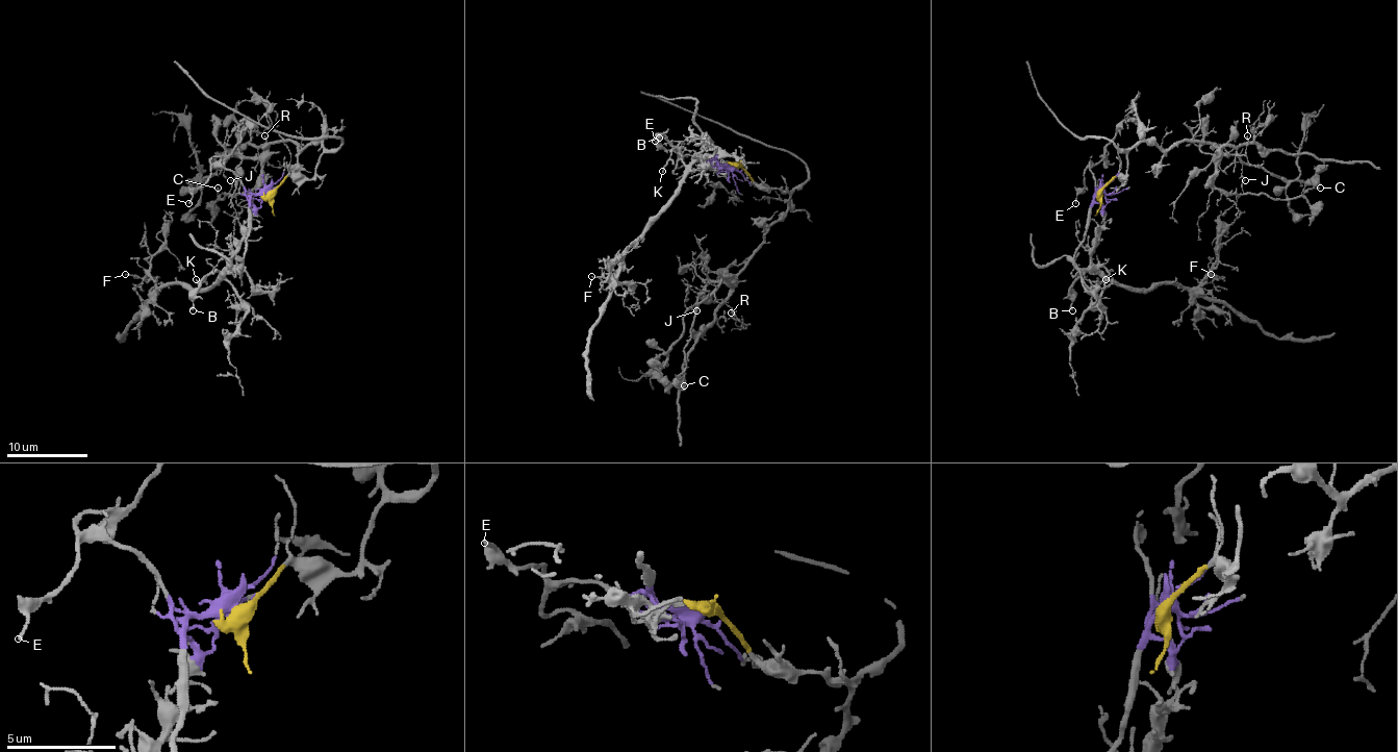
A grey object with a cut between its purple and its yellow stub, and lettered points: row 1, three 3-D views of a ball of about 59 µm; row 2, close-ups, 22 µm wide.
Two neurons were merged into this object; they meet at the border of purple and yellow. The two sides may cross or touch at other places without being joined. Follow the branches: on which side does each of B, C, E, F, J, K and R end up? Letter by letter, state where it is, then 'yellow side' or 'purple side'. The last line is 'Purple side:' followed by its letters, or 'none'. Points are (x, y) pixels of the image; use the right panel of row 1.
B: at (1072, 310); purple side
C: at (1320, 188); yellow side
E: at (1075, 203); purple side
F: at (1211, 274); purple side
J: at (1245, 180); yellow side
K: at (1106, 279); purple side
R: at (1247, 135); yellow side
Purple side: B, E, F, K

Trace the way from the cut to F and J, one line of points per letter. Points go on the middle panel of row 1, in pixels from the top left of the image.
F: (733, 166), (728, 172), (717, 170), (698, 155), (672, 200), (631, 246), (614, 275), (606, 280), (592, 277)
J: (733, 166), (756, 181), (788, 192), (788, 208), (765, 230), (758, 250), (696, 310)

